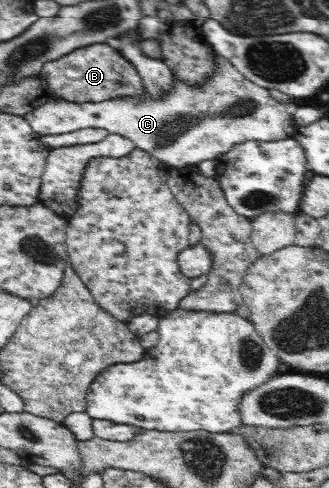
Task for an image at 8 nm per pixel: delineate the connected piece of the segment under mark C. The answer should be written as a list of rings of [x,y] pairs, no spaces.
[[[216,56],[214,64],[216,64],[214,71],[208,75],[208,79],[202,85],[189,85],[177,77],[172,89],[162,100],[152,100],[147,93],[140,97],[127,95],[97,103],[70,102],[57,96],[57,101],[33,110],[23,118],[38,136],[54,136],[83,129],[103,129],[109,134],[129,138],[130,141],[135,142],[137,148],[149,152],[163,165],[167,164],[174,168],[197,165],[203,160],[214,160],[241,143],[274,142],[296,136],[299,127],[296,126],[290,107],[280,104],[269,90],[243,76],[225,57]]]

